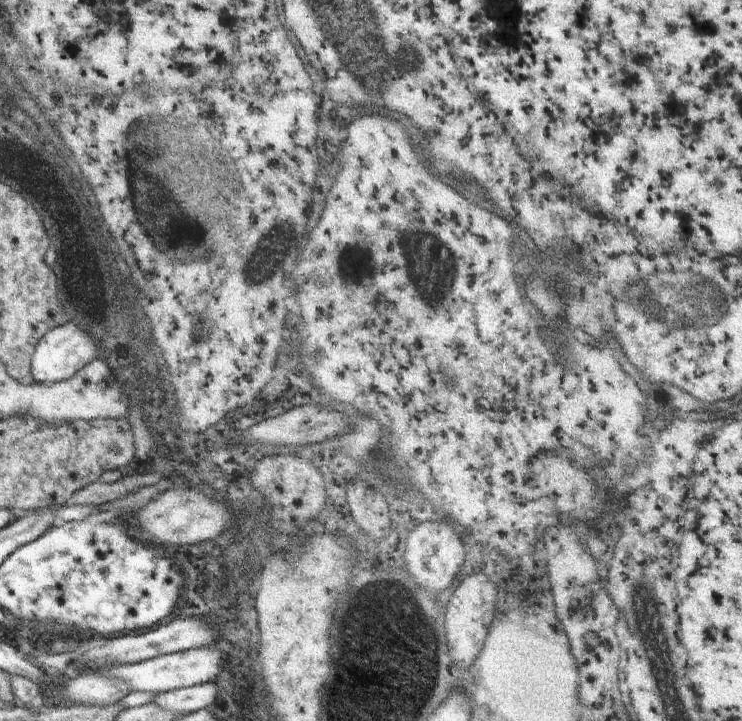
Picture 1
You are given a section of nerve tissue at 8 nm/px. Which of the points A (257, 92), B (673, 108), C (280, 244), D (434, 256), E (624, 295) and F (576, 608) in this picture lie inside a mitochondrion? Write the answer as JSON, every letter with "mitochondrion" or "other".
{"A":"mitochondrion","B":"other","C":"mitochondrion","D":"mitochondrion","E":"mitochondrion","F":"other"}

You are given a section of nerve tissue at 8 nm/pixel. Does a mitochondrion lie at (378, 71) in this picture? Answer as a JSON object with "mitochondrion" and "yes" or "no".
{"mitochondrion":"yes"}

